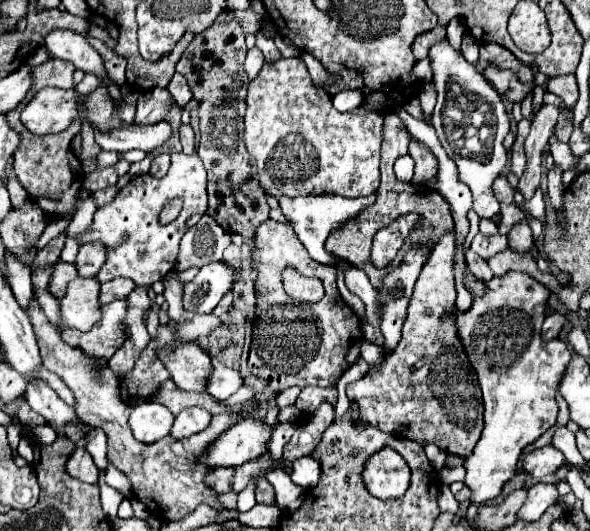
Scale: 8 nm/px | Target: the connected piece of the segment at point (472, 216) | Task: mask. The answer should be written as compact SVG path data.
M471 209L467 213L467 218L470 220L470 230L466 240L464 242L464 254L466 253L467 249L470 247L471 241L478 234L479 232L479 216Z

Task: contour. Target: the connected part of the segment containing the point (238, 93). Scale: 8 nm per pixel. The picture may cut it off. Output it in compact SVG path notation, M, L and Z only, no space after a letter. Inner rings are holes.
M226 10L210 26L210 30L198 34L188 44L182 60L176 64L176 72L188 80L194 98L200 102L202 138L198 156L208 170L208 212L228 234L238 232L246 240L252 240L254 228L258 228L262 220L268 220L270 206L258 184L256 162L246 152L242 140L246 110L244 100L250 84L246 72L242 70L246 52L244 32L238 26L234 14Z

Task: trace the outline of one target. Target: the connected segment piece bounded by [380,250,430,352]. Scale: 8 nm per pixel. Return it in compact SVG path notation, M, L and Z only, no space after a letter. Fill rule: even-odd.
M410 250L404 256L404 262L384 276L384 288L380 288L382 302L384 302L384 314L380 324L380 330L386 340L384 352L394 352L394 348L398 346L398 340L402 338L406 308L410 304L410 296L418 280L418 274L426 264L428 256L430 252L426 250Z

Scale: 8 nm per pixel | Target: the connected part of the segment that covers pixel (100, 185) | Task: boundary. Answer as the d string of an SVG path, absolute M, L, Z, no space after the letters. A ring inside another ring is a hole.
M118 161L114 166L88 174L82 186L93 193L108 186L114 186L118 179L128 172L129 168L129 162Z

